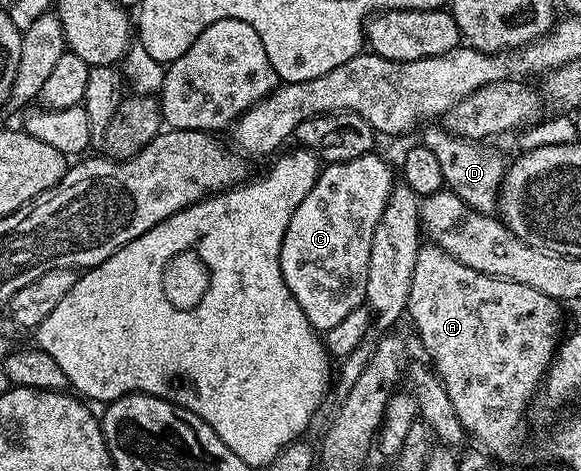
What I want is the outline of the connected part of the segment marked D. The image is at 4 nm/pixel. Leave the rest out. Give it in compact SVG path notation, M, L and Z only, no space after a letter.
M431 124L427 128L421 142L431 149L433 156L437 156L441 164L444 187L461 200L465 200L469 208L482 214L494 215L499 205L499 185L503 183L505 173L505 161L503 162L502 156L491 144L484 144L473 138L462 138L460 134L453 134L442 125Z

